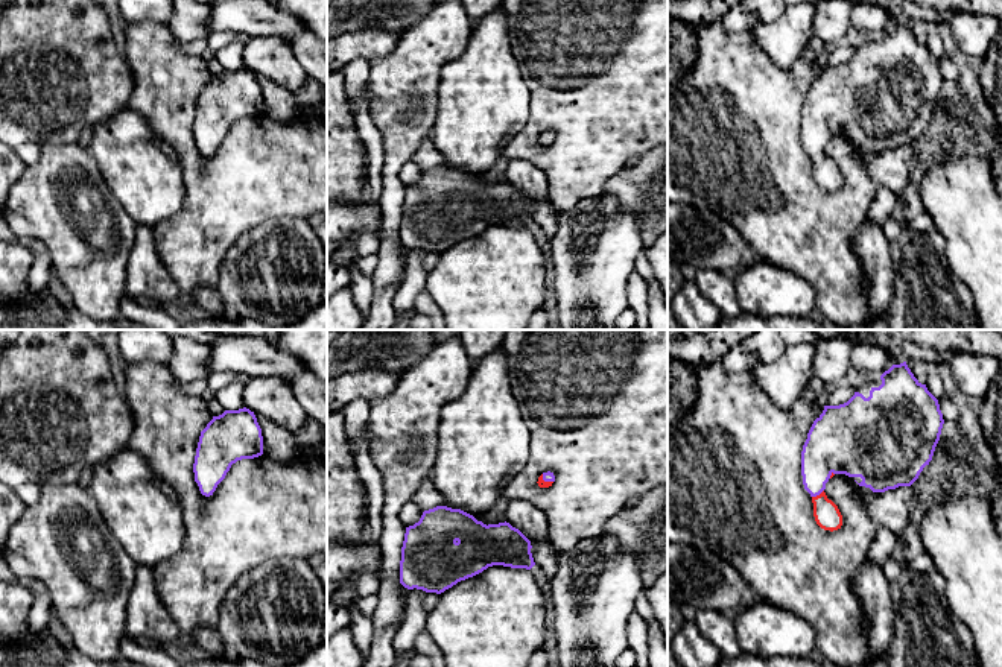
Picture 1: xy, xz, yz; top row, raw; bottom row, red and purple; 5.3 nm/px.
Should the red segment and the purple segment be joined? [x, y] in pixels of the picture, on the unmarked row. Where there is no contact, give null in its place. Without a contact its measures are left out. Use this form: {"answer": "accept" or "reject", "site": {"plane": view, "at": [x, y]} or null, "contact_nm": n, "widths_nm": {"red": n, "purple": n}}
{"answer": "accept", "site": {"plane": "yz", "at": [817, 155]}, "contact_nm": 80, "widths_nm": {"red": 140, "purple": 240}}

